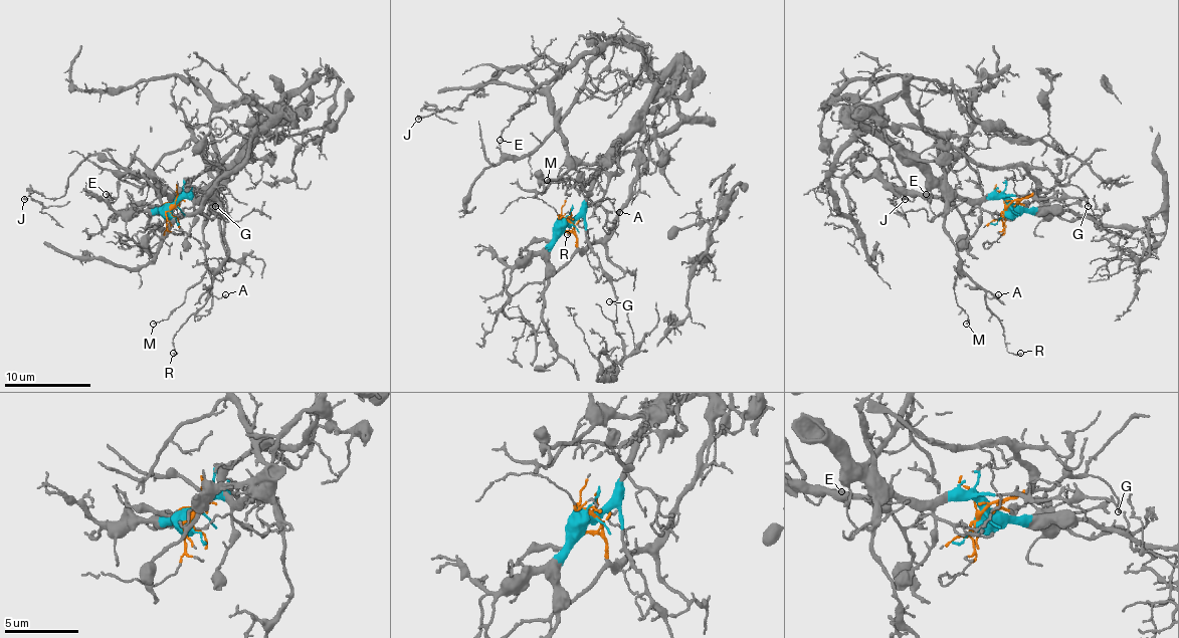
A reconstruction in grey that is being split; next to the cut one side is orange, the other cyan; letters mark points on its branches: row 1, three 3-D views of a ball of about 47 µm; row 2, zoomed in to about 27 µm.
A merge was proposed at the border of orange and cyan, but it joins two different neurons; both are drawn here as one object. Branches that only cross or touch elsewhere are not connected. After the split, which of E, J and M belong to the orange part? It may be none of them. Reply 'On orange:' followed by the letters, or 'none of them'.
On orange: M

